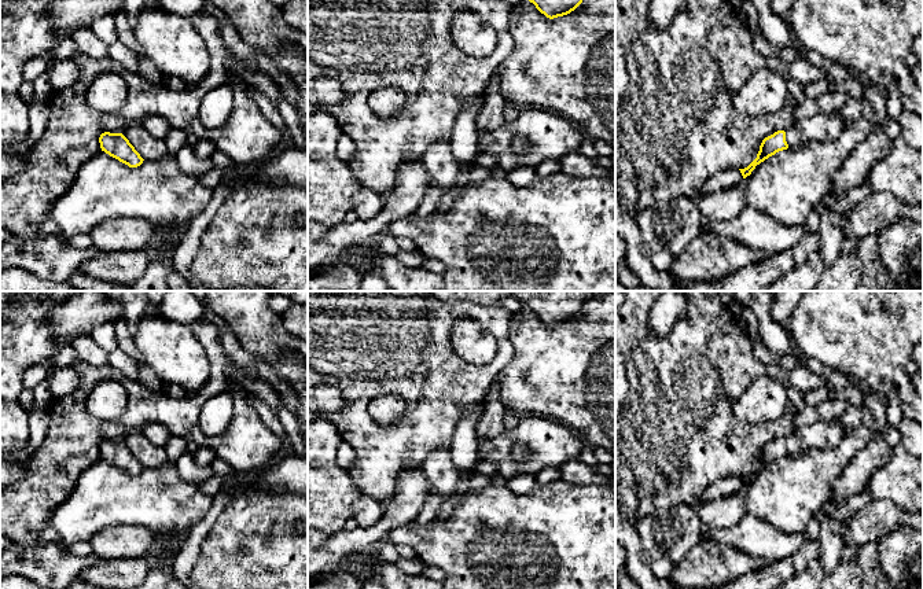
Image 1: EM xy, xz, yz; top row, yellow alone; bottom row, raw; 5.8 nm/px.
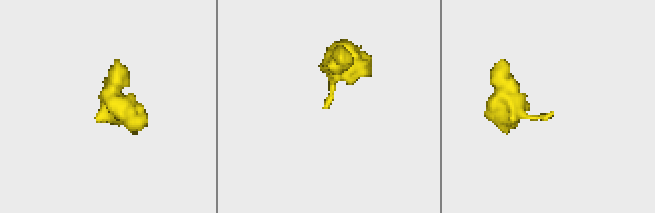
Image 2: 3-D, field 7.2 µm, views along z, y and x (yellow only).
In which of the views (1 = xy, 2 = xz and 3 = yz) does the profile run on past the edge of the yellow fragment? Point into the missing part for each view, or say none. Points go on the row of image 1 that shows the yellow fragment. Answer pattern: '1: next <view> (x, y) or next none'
1: next none
2: next none
3: next yz (820, 128)

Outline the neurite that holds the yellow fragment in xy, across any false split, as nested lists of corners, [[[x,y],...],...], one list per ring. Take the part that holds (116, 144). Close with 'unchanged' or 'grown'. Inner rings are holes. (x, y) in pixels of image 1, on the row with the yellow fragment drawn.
[[[104,132],[99,137],[99,143],[102,151],[129,168],[137,168],[144,161],[122,133]]] | unchanged

